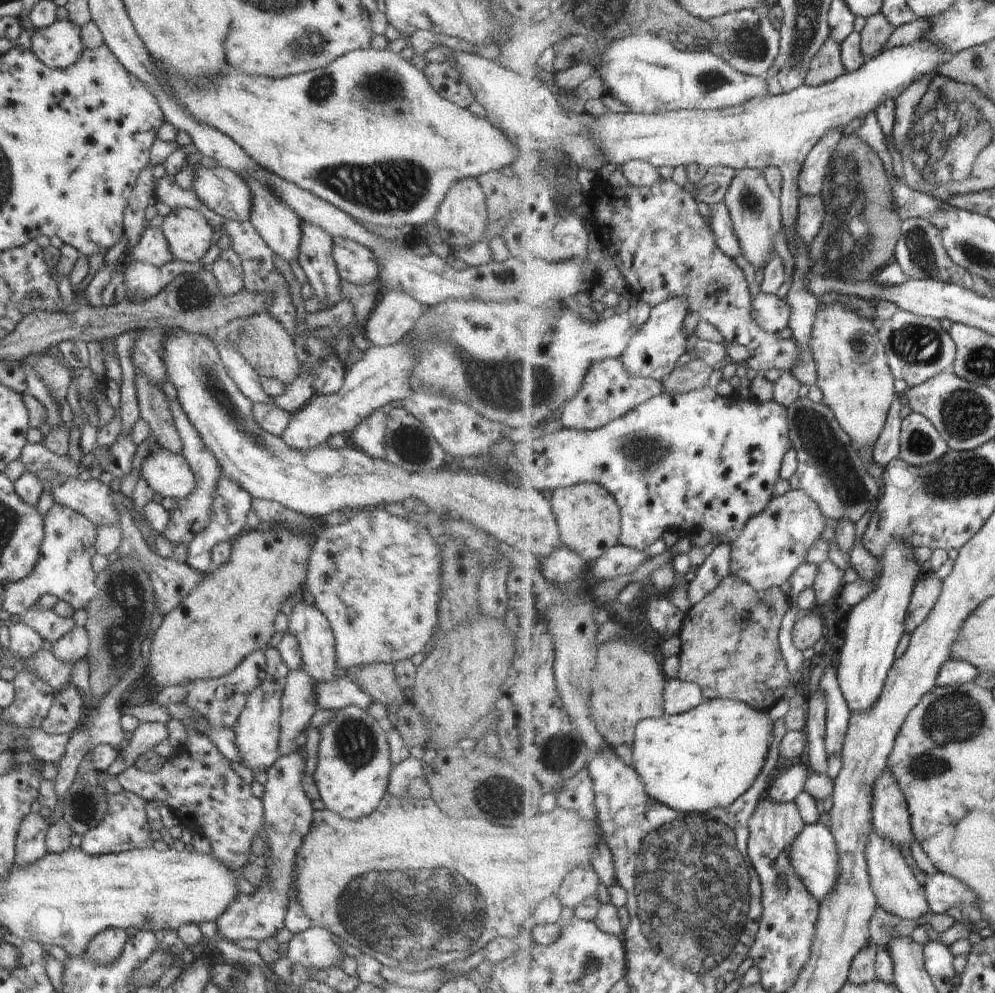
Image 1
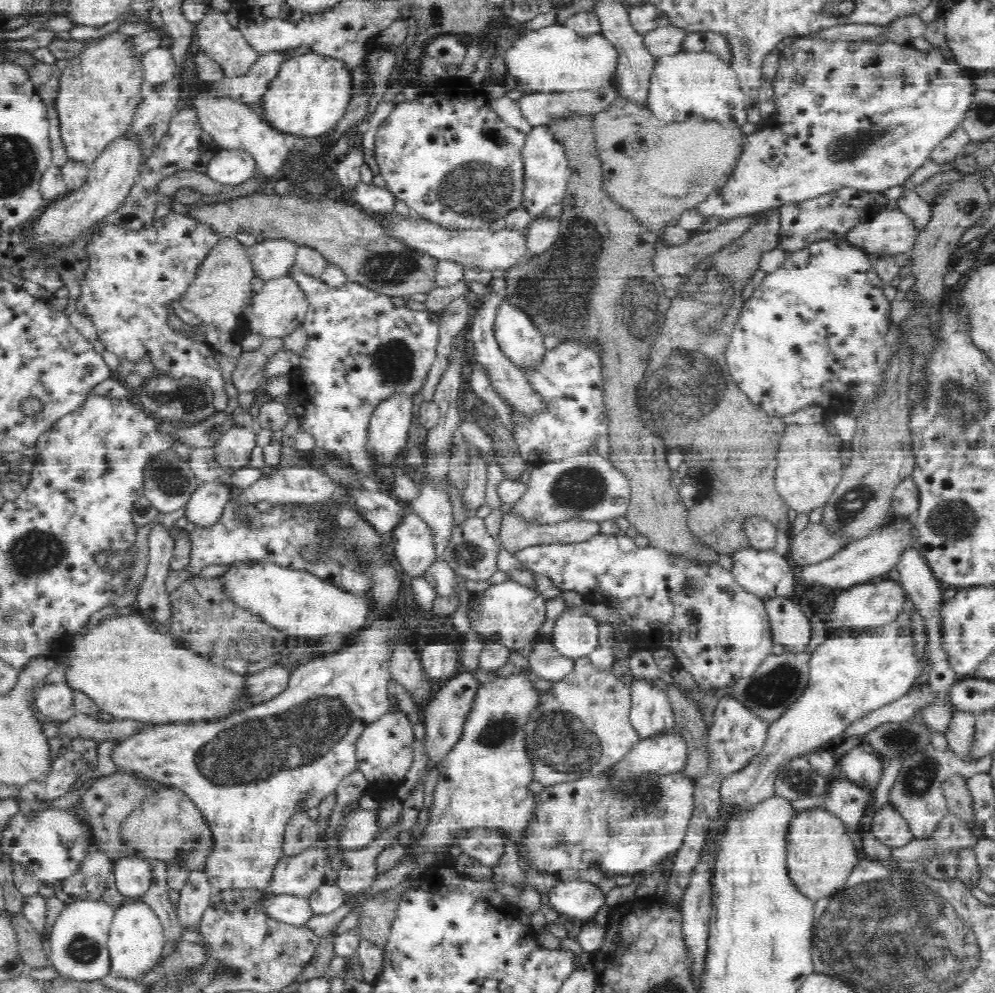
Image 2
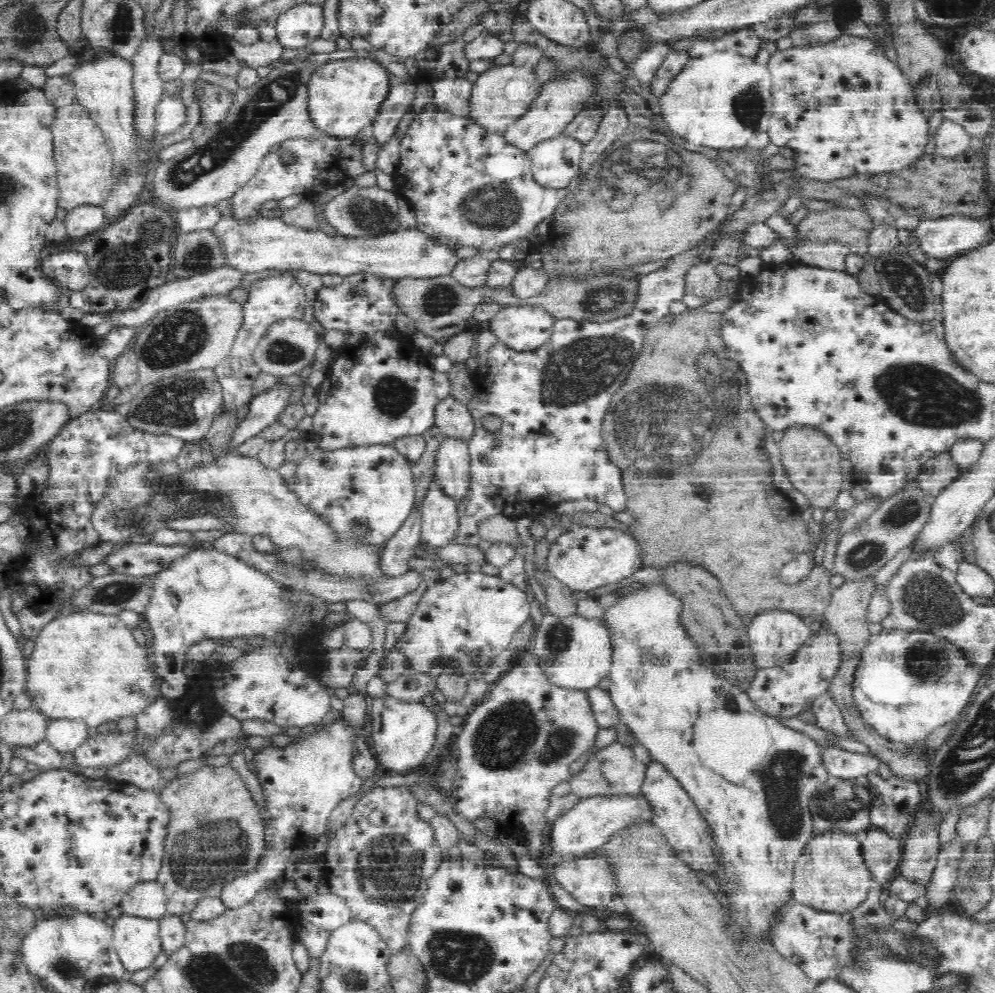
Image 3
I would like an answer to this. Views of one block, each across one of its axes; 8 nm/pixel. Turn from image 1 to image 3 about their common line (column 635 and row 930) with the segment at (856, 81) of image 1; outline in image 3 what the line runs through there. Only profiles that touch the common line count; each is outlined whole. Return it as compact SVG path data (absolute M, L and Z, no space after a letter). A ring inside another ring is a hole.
M122 914L112 926L113 943L127 975L148 968L161 950L158 919Z

